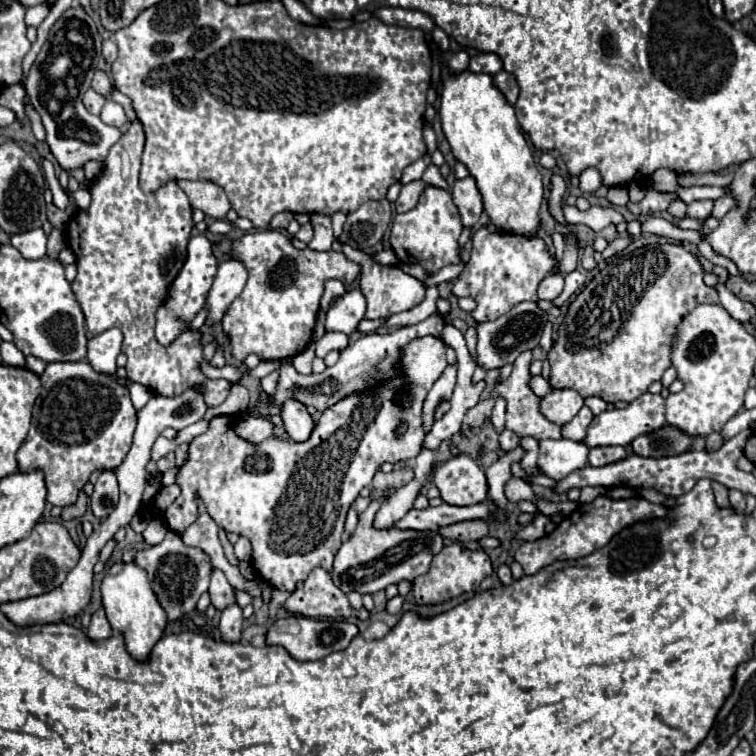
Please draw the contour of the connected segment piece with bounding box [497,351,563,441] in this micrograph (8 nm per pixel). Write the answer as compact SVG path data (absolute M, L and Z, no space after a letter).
M523 351L515 363L513 373L507 381L497 383L499 395L507 401L507 429L521 435L531 435L535 439L563 439L561 427L553 425L539 413L539 397L527 389L529 365L533 351Z

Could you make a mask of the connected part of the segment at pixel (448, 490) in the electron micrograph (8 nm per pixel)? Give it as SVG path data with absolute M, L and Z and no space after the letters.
M455 455L439 463L429 477L449 505L477 505L487 499L485 473L469 455Z

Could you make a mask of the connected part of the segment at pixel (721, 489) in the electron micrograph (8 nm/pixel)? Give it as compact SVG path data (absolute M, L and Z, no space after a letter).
M713 483L713 491L715 491L715 501L717 501L717 507L723 507L723 509L729 509L729 499L727 499L727 487L725 485L719 485L719 483Z

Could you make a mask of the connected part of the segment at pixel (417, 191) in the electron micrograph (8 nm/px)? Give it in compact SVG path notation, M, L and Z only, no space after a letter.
M411 181L407 185L403 185L401 193L399 193L399 199L395 201L395 209L397 213L405 213L409 209L413 209L421 197L421 193L425 191L425 183L423 181Z

